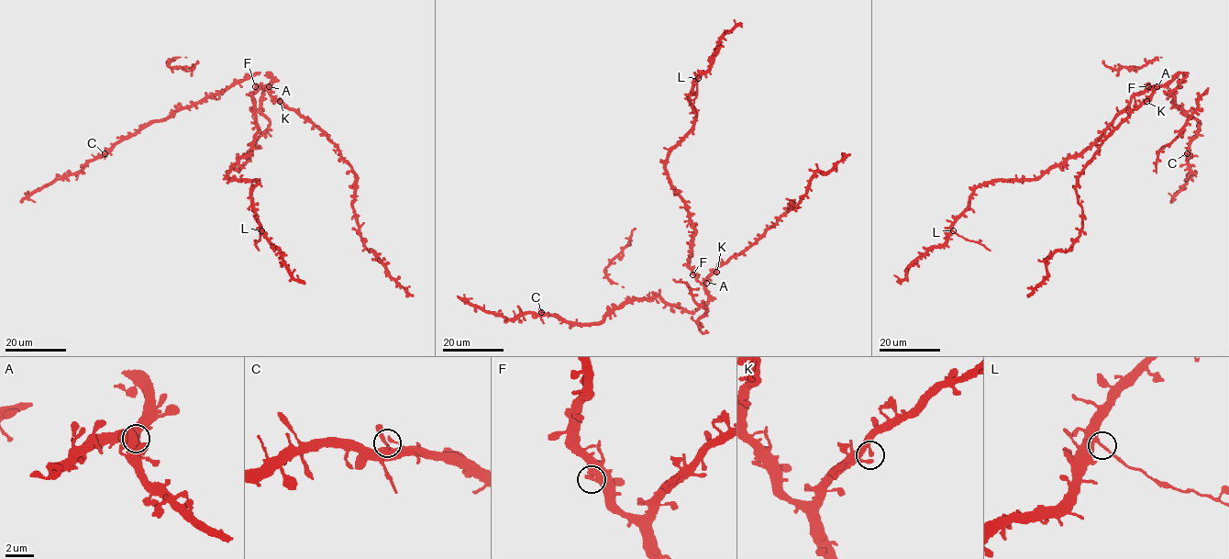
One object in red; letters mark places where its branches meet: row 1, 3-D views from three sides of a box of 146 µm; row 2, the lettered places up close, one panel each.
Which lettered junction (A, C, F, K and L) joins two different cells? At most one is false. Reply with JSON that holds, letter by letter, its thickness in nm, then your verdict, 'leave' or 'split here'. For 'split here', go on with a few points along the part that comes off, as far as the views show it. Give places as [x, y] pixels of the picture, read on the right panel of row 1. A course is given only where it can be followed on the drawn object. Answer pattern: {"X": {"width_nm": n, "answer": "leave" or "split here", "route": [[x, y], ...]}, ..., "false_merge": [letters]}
{"A": {"width_nm": 550, "answer": "leave"}, "C": {"width_nm": 440, "answer": "leave"}, "F": {"width_nm": 200, "answer": "leave"}, "K": {"width_nm": 280, "answer": "leave"}, "L": {"width_nm": 320, "answer": "split here", "route": [[953, 230], [990, 251]]}, "false_merge": ["L"]}

